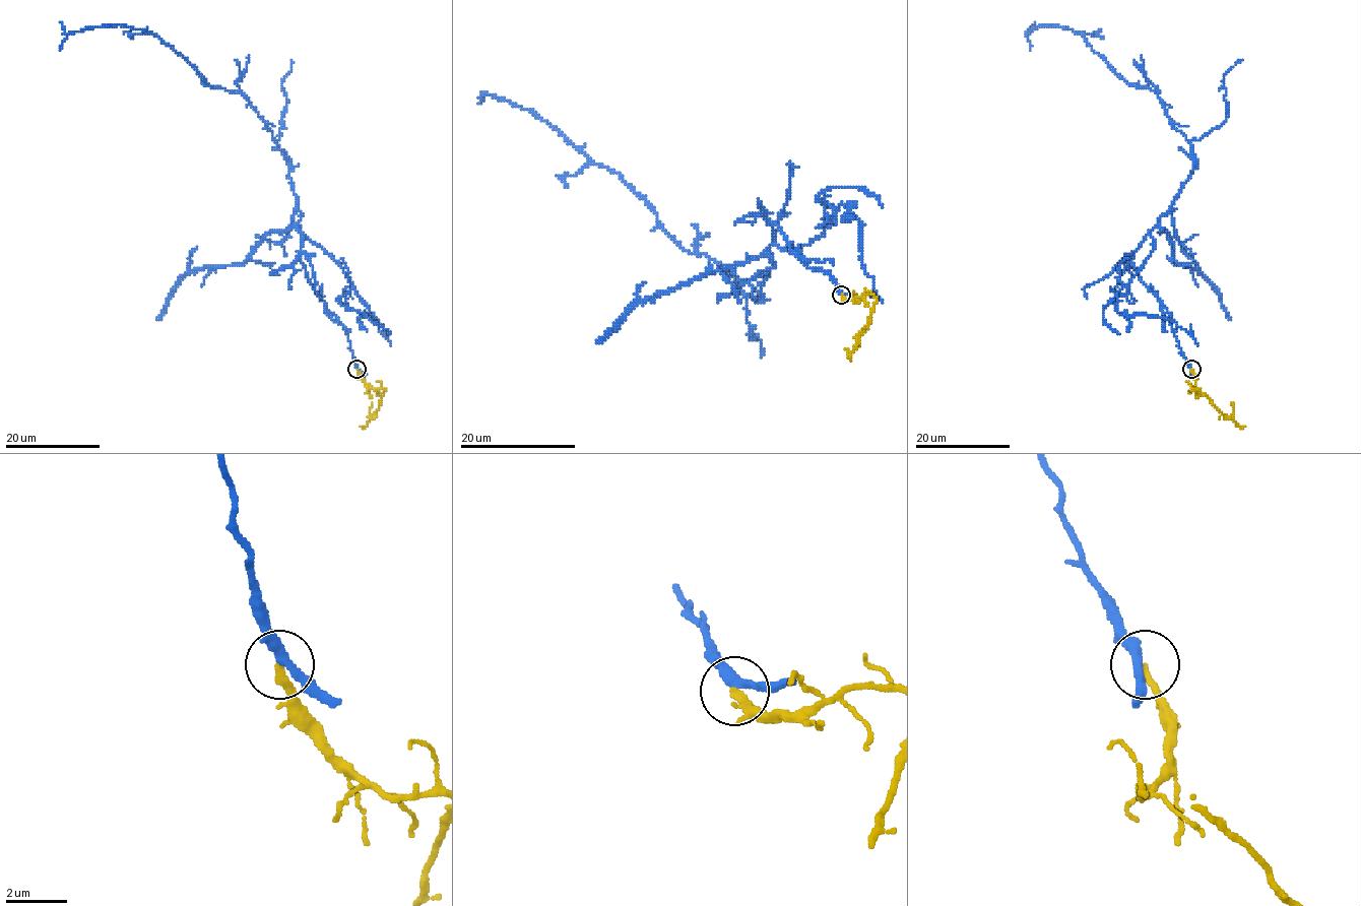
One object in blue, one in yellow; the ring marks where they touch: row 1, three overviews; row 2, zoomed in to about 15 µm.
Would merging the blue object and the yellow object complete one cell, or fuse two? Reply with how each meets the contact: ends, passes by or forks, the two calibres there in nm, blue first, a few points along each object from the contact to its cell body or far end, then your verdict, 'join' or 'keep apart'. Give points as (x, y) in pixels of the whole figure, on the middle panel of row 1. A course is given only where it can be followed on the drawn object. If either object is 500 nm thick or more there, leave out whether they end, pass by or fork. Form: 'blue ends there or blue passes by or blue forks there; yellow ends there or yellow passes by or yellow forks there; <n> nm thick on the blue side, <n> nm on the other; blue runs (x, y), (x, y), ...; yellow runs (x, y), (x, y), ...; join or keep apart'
blue passes by; yellow ends there; 300 nm thick on the blue side, 260 nm on the other; blue runs (841, 295), (773, 222), (773, 264), (748, 296), (618, 174), (528, 109), (477, 96); yellow runs (841, 295), (855, 299), (861, 295), (876, 298), (858, 343), (849, 353), (845, 348); keep apart

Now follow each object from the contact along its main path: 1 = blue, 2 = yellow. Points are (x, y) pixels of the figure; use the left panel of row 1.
1: (357, 369), (302, 262), (285, 154), (249, 102), (129, 26), (68, 33), (59, 51)
2: (357, 369), (359, 376), (373, 389), (385, 390), (371, 418), (364, 427), (361, 426)

